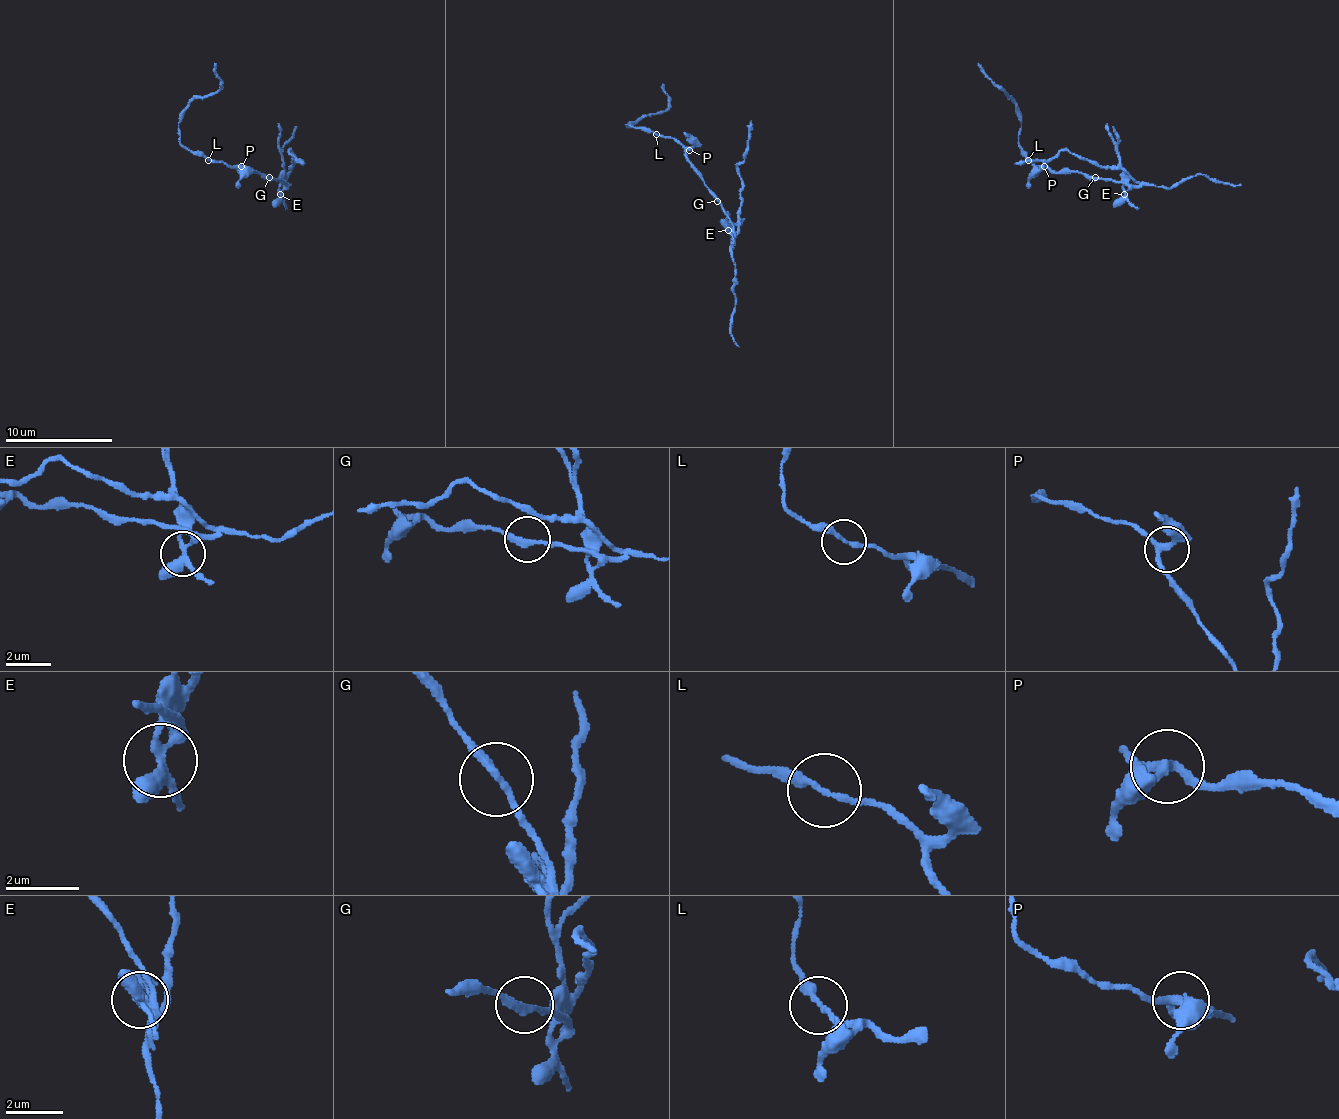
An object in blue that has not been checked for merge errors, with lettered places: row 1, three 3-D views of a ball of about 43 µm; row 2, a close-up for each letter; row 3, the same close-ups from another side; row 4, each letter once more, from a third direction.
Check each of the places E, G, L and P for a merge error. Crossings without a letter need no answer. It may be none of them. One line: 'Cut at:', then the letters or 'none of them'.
Cut at: E

